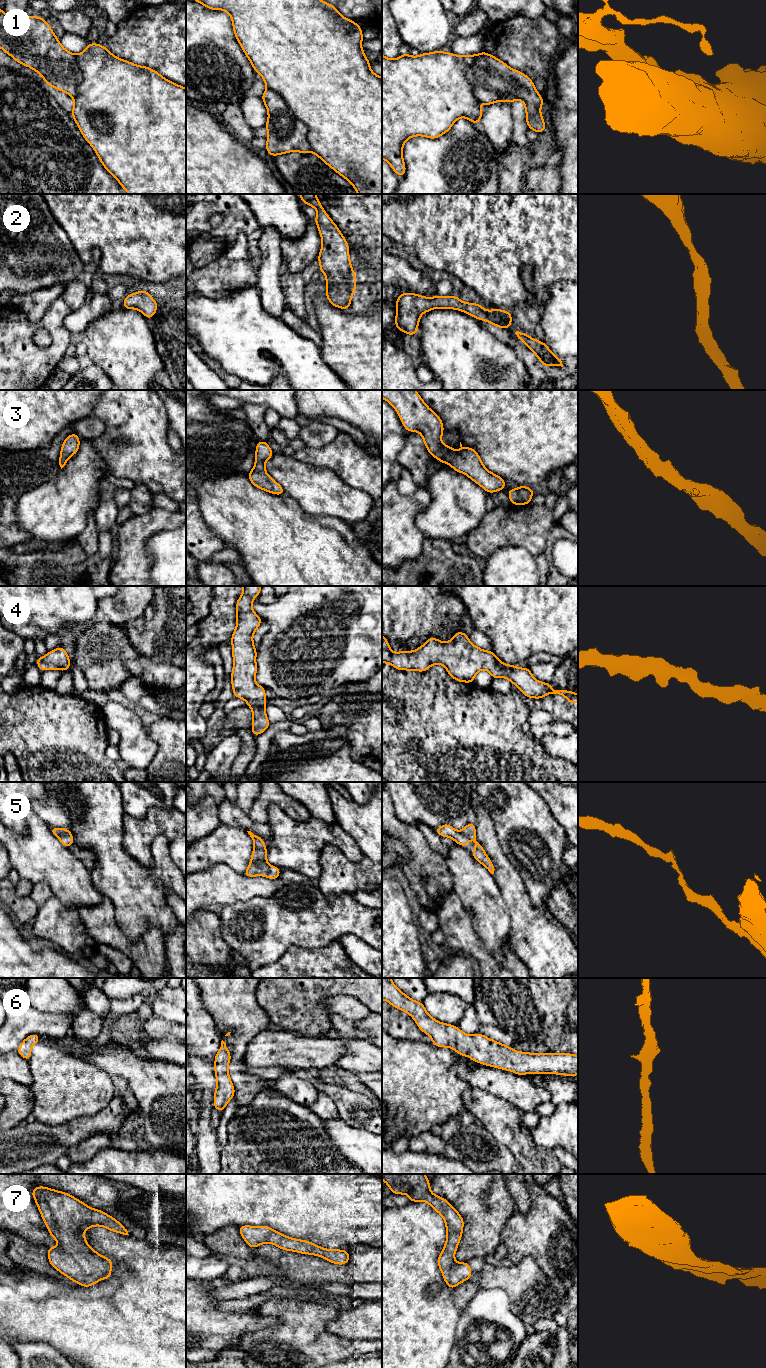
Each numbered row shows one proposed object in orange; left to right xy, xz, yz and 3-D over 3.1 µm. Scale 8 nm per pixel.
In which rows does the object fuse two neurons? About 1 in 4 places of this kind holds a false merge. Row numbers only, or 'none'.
1

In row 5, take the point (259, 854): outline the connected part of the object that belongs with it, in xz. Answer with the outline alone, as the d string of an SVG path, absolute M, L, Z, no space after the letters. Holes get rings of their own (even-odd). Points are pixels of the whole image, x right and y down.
M251 831L247 832L253 840L254 849L251 854L251 861L243 875L246 877L264 875L271 880L277 879L281 873L281 869L267 863L266 858L268 851L265 847L264 840L261 837L254 835Z

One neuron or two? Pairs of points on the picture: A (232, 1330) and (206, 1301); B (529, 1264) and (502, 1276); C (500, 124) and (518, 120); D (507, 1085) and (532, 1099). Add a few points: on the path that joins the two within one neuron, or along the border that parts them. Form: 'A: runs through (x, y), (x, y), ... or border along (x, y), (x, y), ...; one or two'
A: runs through (225, 1324), (209, 1308); one
B: runs through (522, 1271), (517, 1276), (509, 1276); one
C: border along (509, 104), (512, 120), (512, 140); two
D: runs through (513, 1088), (526, 1097); one

